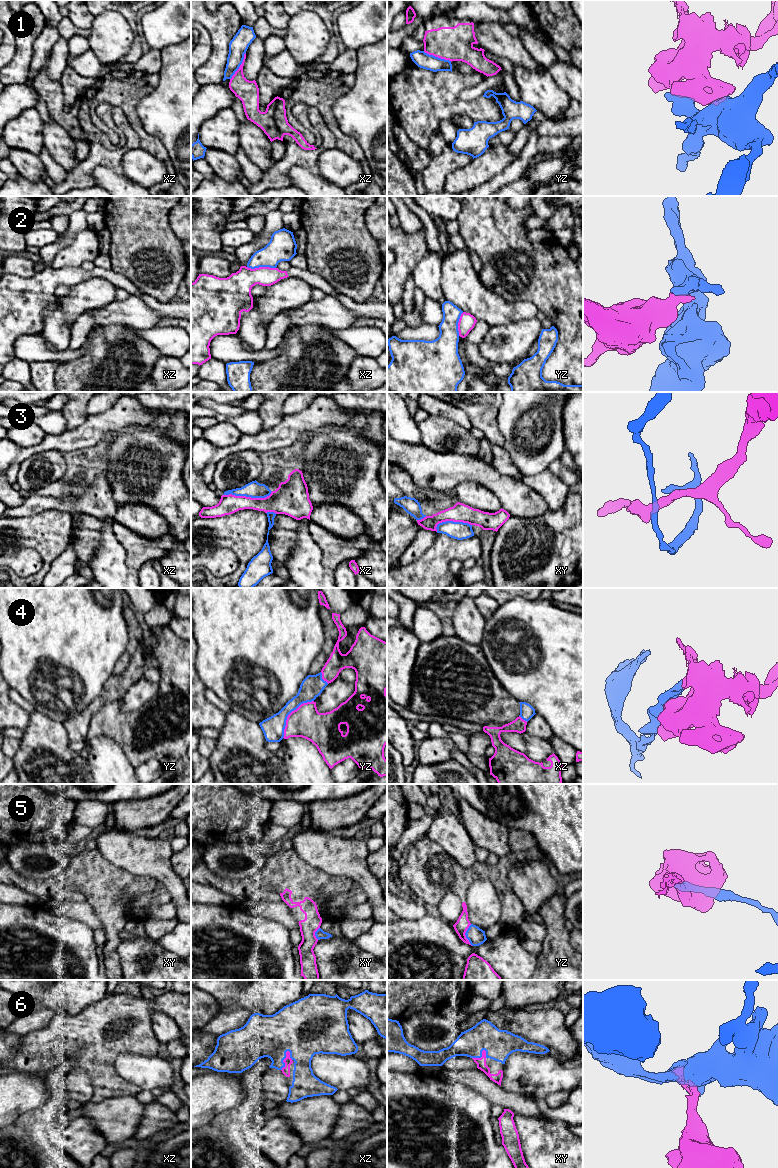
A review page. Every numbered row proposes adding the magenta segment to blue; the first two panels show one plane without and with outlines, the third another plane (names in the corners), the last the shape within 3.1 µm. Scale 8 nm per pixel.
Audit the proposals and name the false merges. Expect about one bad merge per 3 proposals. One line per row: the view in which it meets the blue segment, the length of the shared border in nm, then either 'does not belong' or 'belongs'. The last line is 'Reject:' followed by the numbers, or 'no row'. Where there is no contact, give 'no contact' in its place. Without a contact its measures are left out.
1: contact in yz; length 240 nm; does not belong
2: contact in xz; length 240 nm; does not belong
3: contact in xz; length 400 nm; does not belong
4: contact in yz; length 400 nm; belongs
5: contact in yz; length 180 nm; does not belong
6: contact in xz; length 180 nm; belongs
Reject: 1, 2, 3, 5

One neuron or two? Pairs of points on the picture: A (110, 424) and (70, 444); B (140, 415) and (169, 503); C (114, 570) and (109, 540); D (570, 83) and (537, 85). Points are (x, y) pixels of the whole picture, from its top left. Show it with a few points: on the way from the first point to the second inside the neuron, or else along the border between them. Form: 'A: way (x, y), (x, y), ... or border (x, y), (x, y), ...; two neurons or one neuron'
A: way (100, 427), (80, 438); one neuron
B: border (145, 427), (128, 428), (121, 431); two neurons
C: way (110, 563), (109, 547); one neuron
D: border (548, 71), (550, 76), (571, 98); two neurons

